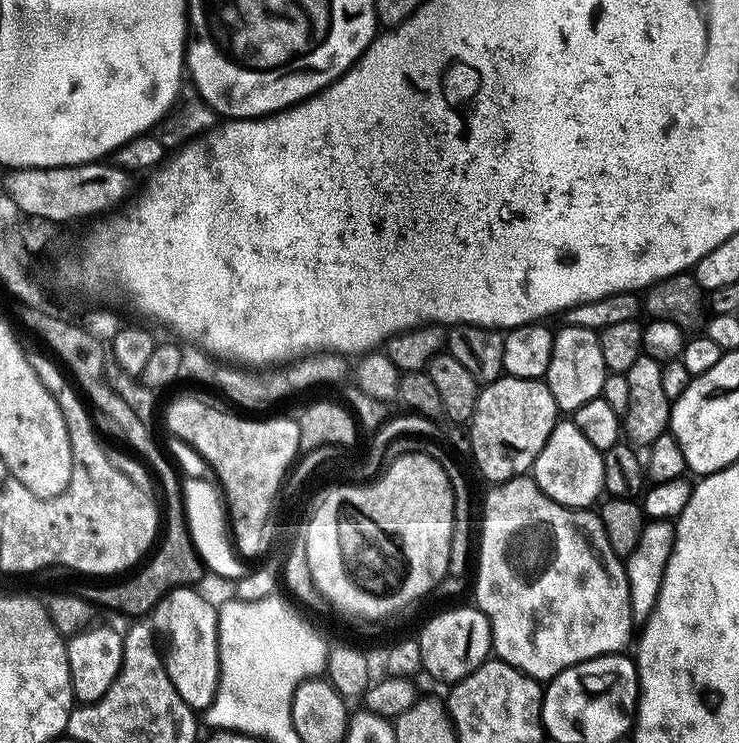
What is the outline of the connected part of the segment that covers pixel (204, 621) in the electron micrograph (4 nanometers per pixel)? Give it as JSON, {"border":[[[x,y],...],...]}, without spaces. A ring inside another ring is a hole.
{"border":[[[176,588],[156,604],[151,623],[155,631],[166,640],[164,665],[174,688],[182,700],[195,712],[207,711],[216,699],[220,682],[220,649],[217,634],[219,613],[197,589]]]}

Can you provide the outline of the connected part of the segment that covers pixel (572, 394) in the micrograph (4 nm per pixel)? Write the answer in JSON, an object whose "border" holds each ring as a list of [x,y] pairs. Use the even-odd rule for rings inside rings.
{"border":[[[564,326],[554,335],[554,354],[550,354],[550,366],[546,383],[550,394],[554,394],[557,409],[564,414],[575,414],[586,402],[601,395],[603,383],[609,371],[602,358],[600,334],[582,326]]]}

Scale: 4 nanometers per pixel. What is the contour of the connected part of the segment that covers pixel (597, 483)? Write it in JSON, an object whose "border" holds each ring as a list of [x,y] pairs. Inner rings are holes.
{"border":[[[564,418],[556,423],[550,438],[546,438],[546,446],[542,446],[538,458],[533,462],[530,475],[540,489],[554,498],[554,502],[567,508],[591,509],[604,492],[603,455],[590,444],[586,434],[572,418]]]}

